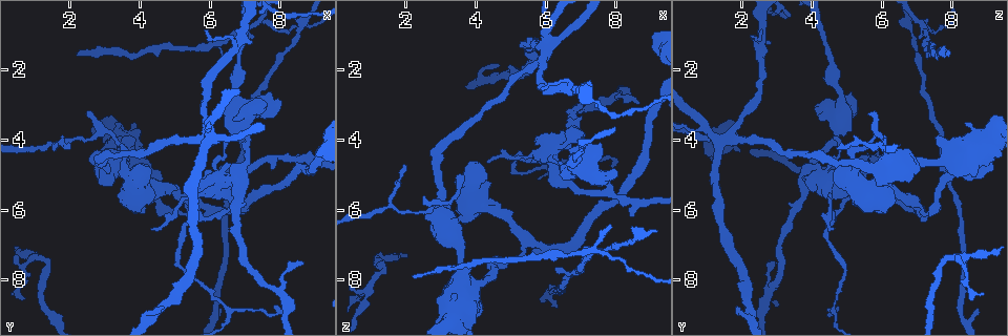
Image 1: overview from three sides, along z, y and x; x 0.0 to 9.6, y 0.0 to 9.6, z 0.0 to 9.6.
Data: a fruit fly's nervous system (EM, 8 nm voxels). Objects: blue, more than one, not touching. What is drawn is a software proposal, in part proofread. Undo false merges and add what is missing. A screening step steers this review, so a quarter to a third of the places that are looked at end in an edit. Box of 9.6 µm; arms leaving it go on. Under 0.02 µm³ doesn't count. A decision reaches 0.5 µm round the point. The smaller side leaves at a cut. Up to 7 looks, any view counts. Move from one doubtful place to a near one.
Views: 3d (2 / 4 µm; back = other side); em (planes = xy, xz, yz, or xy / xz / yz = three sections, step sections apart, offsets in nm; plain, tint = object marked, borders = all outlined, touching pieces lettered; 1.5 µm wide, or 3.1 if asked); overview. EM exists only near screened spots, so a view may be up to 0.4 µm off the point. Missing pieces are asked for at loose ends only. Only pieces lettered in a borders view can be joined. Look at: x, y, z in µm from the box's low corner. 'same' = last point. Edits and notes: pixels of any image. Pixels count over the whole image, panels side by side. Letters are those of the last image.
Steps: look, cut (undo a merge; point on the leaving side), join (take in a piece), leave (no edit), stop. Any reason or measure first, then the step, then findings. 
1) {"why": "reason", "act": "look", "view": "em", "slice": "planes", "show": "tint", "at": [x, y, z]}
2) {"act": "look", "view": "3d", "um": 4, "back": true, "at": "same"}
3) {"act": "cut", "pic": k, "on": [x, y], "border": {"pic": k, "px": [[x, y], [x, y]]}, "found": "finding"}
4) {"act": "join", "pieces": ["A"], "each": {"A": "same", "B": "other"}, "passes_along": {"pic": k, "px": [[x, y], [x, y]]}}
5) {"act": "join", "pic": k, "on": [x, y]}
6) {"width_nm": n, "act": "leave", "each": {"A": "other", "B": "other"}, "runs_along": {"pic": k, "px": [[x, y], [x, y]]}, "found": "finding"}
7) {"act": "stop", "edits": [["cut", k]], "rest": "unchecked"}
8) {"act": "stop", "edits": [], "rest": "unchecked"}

{"why": "thick turns thin", "act": "look", "view": "3d", "um": 2, "at": [8.60, 0.80, 6.85]}

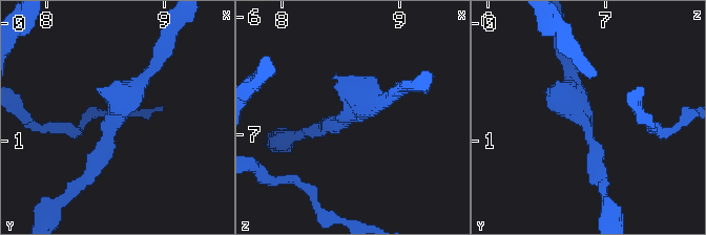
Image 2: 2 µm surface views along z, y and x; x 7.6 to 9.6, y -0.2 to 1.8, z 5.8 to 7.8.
{"why": "need the tissue", "act": "look", "view": "em", "slice": "planes", "show": "borders", "at": [8.56, 0.84, 6.82]}

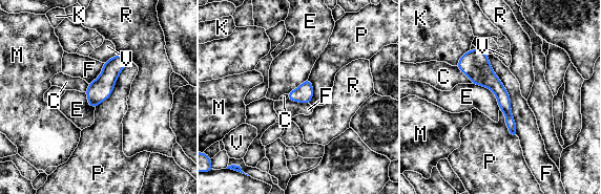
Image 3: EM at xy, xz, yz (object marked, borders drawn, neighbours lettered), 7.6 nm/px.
{"longest_contact_nm": ["F", 650], "act": "leave", "each": {"C": "other", "E": "other", "F": "other", "K": "other", "M": "other", "P": "other", "R": "other", "V": "other"}, "runs_along": {"pic": 3, "px": [[472, 51], [513, 131]]}, "found": "one cell here"}

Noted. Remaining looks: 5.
{"why": "branch stops here", "act": "look", "view": "3d", "um": 2, "back": true, "at": [5.55, 6.30, 7.20]}

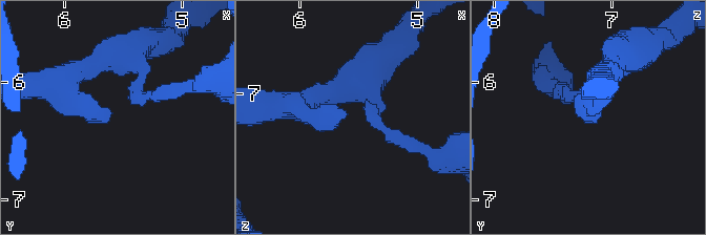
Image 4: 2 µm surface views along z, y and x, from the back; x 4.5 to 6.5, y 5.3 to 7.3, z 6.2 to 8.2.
{"arm_widths_nm": [170, 260], "act": "look", "view": "em", "slice": "planes", "show": "borders", "at": [5.60, 6.26, 7.18]}

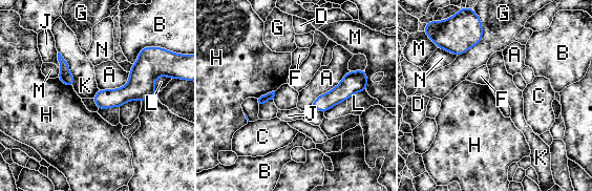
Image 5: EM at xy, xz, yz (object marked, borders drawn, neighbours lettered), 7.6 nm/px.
{"act": "cut", "pic": 5, "on": [63, 63], "each": {"A": "other", "B": "other", "C": "other", "D": "other", "F": "other", "G": "other", "H": "other", "J": "other", "K": "other", "L": "other", "M": "other", "N": "other"}, "part_leaving": {"pic": 5, "px": [[355, 73], [334, 97], [314, 105]]}, "found": "two cells meet here"}

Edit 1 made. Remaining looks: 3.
{"why": "see it whole again", "act": "look", "view": "overview"}

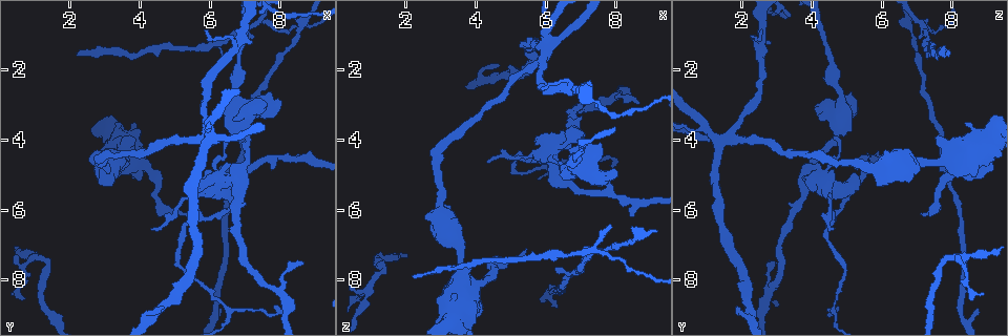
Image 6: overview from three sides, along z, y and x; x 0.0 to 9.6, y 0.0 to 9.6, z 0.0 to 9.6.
{"act": "look", "view": "3d", "um": 2, "at": [2.25, 1.60, 7.95]}

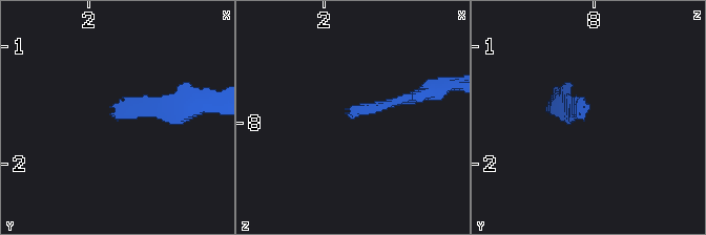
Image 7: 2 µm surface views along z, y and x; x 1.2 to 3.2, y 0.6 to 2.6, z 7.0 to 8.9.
{"why": "now the EM", "act": "look", "view": "em", "slice": "xz", "step": 8, "show": "borders", "at": [2.22, 1.58, 7.94]}

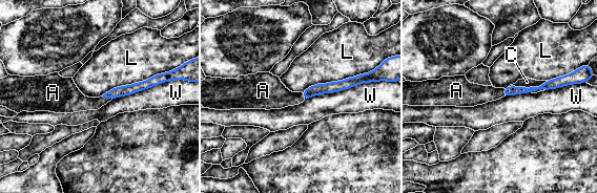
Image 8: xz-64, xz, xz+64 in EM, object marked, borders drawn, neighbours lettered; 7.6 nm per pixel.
{"act": "join", "pieces": ["A"], "each": {"A": "same", "C": "other", "L": "other", "W": "other"}, "passes_along": {"pic": 8, "px": [[137, 87], [107, 97], [75, 100]]}, "found": "the cell continues"}

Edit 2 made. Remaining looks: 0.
{"act": "stop", "edits": [["cut", 5], ["join", 8]], "rest": "unchecked"}

